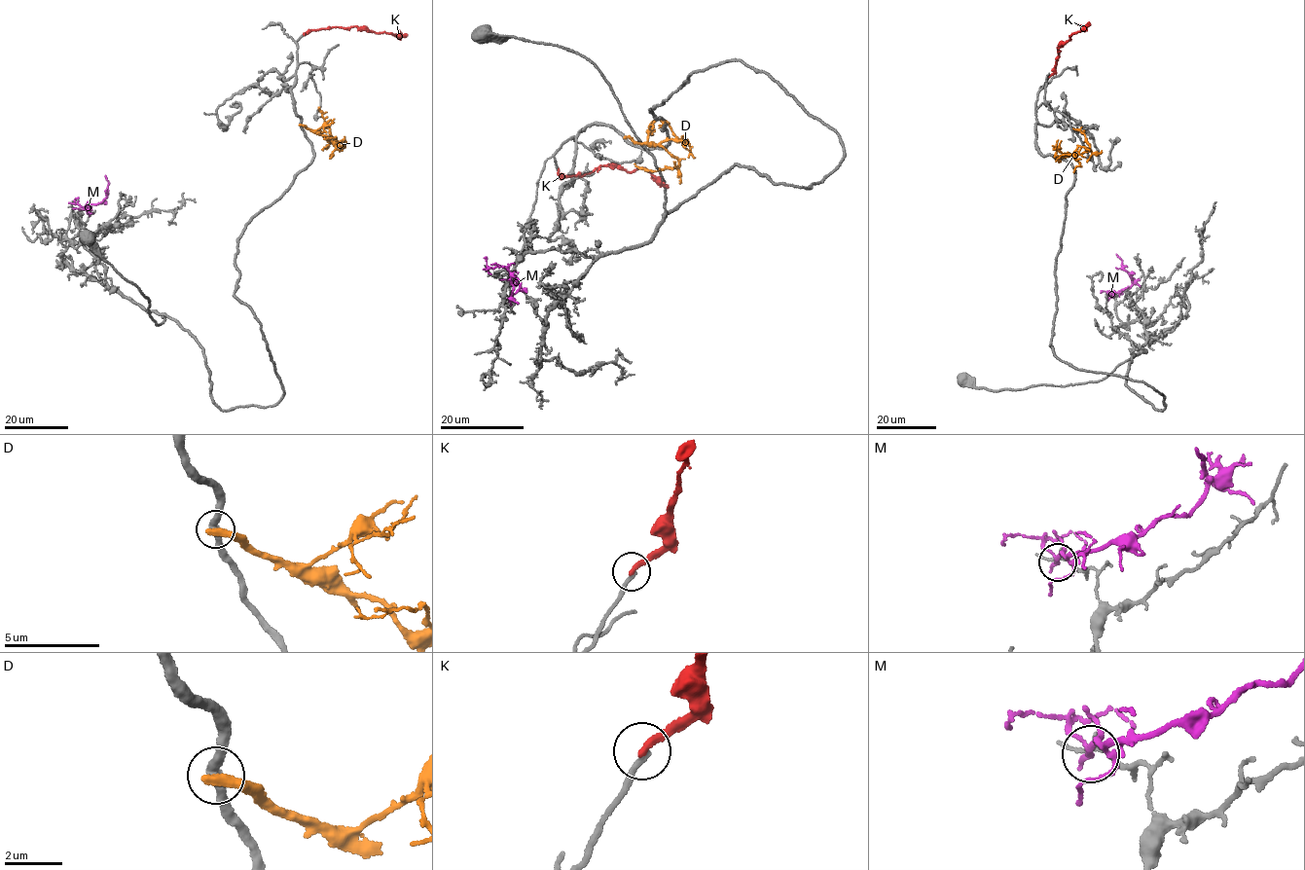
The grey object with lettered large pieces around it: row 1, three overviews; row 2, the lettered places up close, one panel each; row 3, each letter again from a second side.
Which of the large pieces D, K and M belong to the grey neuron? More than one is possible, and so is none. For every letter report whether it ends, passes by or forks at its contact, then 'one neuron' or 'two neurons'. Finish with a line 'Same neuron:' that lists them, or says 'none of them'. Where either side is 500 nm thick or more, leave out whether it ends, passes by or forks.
D: it ends there; two neurons
K: it ends there; one neuron
M: it forks there; two neurons
Same neuron: K

